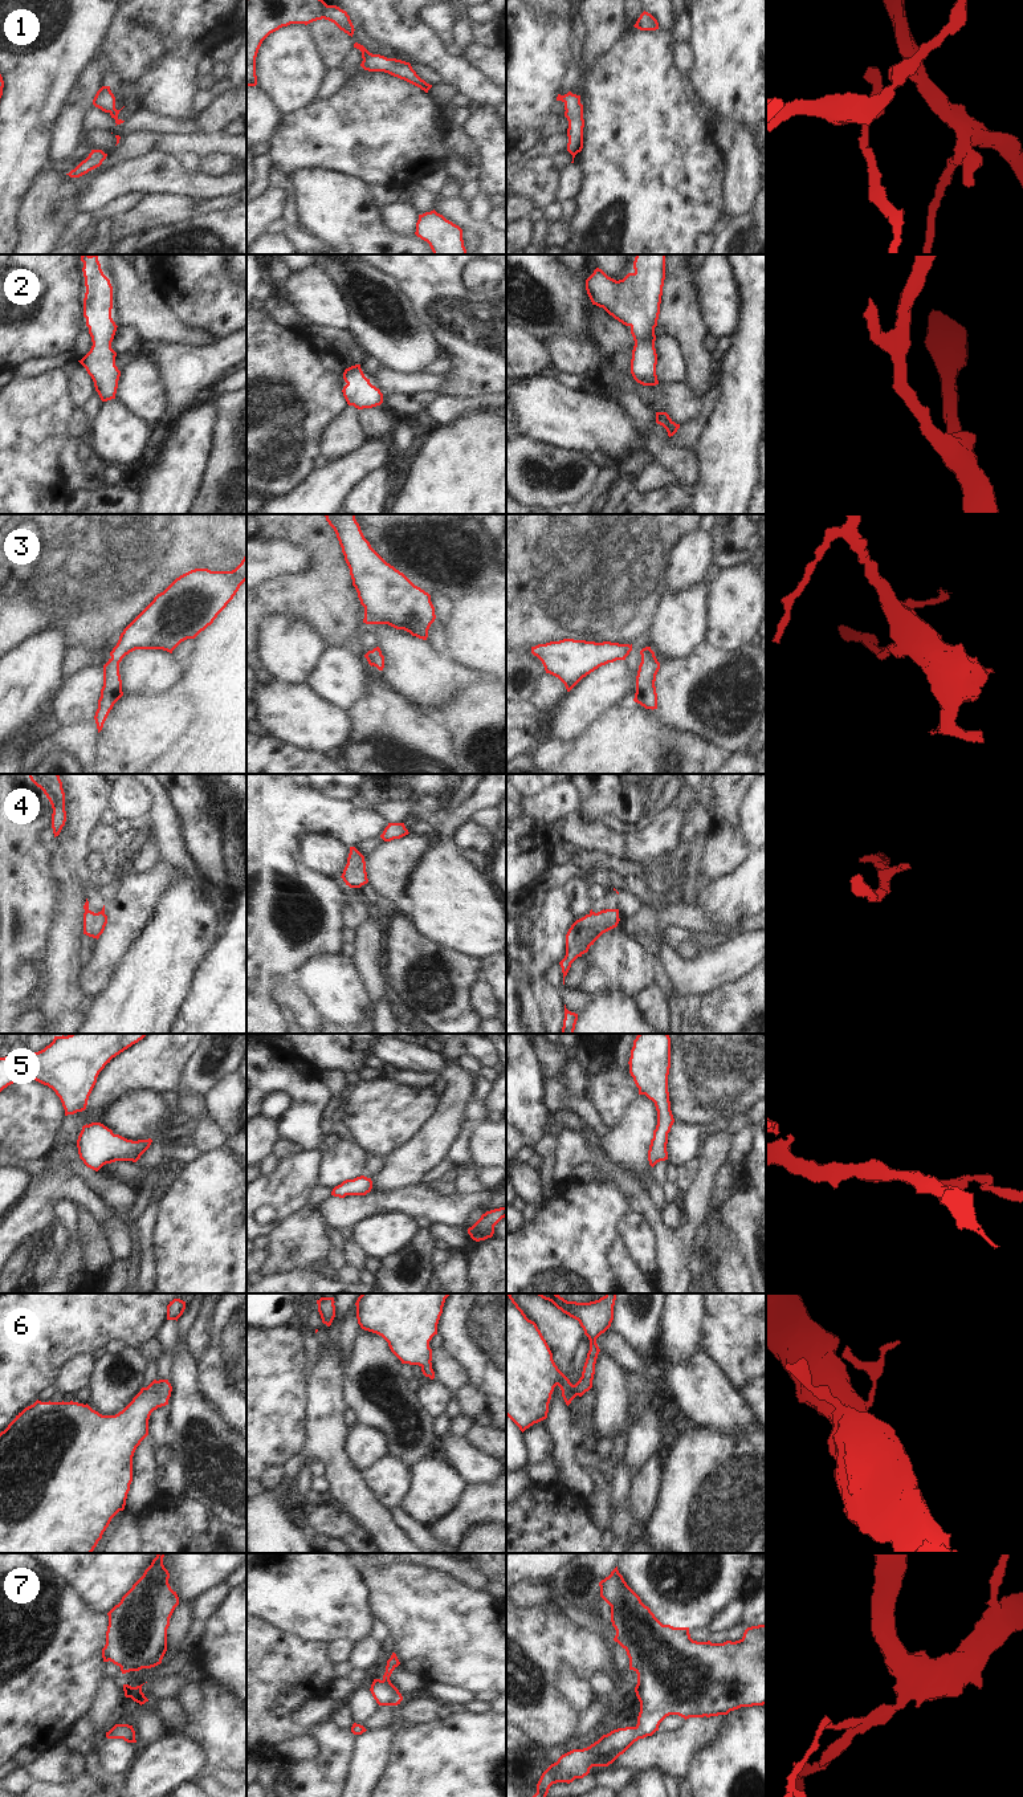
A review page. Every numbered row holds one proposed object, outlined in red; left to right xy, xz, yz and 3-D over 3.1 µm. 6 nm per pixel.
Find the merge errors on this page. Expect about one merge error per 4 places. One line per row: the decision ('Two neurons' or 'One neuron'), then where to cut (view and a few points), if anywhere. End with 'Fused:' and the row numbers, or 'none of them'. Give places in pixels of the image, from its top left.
1: One neuron. No split
2: One neuron. No split
3: One neuron. No split
4: One neuron. No split
5: One neuron. No split
6: One neuron. No split
7: One neuron. No split
Fused: none of them.

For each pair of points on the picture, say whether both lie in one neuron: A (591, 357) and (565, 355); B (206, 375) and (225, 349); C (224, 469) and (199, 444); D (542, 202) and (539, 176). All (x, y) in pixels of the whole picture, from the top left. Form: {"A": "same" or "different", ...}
{"A": "same", "B": "same", "C": "different", "D": "same"}

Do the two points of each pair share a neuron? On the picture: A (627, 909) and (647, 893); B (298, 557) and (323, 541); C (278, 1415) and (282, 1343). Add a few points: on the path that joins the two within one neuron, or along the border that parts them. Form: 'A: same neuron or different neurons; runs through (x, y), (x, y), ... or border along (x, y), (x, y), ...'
A: different neurons; border along (636, 896), (640, 904)
B: different neurons; border along (277, 540), (301, 547), (308, 554), (309, 566)
C: same neuron; runs through (278, 1397), (278, 1361)

